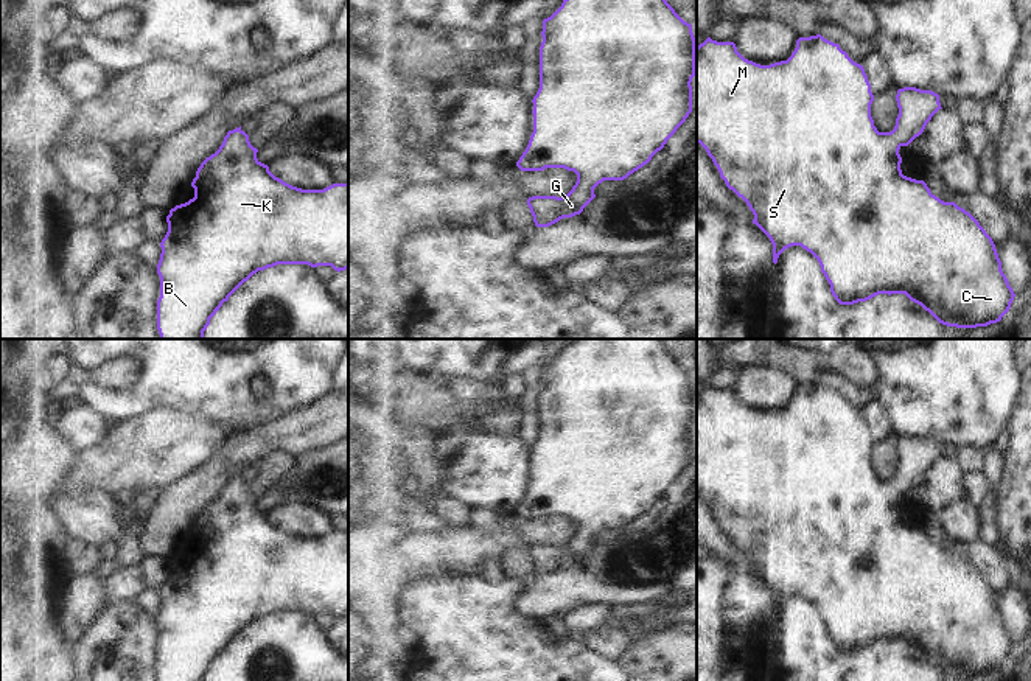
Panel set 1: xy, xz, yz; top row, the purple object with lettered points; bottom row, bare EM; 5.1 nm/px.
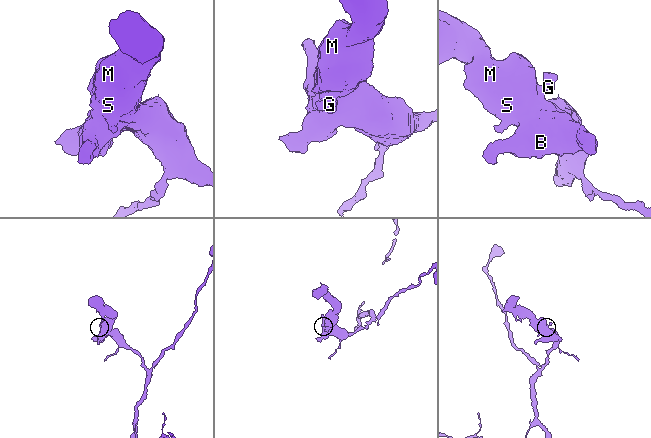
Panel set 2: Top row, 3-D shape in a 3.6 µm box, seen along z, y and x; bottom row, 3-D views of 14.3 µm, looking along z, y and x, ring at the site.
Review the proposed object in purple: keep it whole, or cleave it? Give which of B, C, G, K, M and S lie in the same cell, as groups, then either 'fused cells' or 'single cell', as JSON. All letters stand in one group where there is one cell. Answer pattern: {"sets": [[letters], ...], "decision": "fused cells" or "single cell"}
{"sets": [["B", "C", "G", "K", "M", "S"]], "decision": "single cell"}

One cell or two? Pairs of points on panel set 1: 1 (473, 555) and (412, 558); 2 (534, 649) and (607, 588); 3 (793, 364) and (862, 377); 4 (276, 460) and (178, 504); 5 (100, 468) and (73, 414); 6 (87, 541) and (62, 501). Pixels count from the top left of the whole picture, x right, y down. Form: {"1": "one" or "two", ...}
{"1": "one", "2": "two", "3": "one", "4": "two", "5": "two", "6": "one"}

